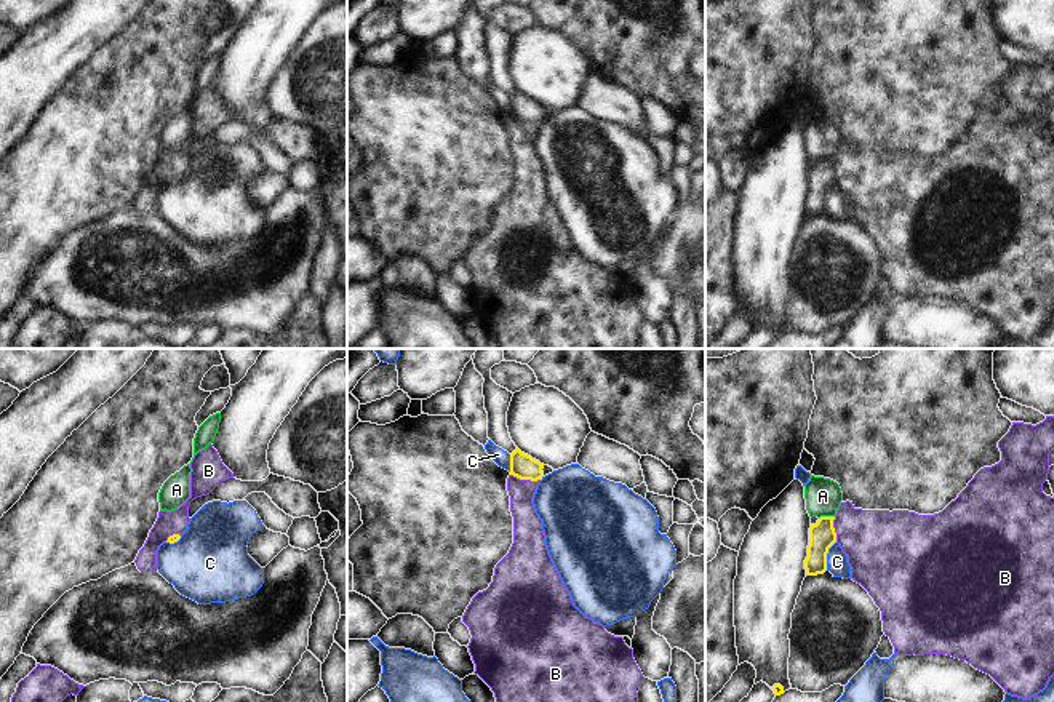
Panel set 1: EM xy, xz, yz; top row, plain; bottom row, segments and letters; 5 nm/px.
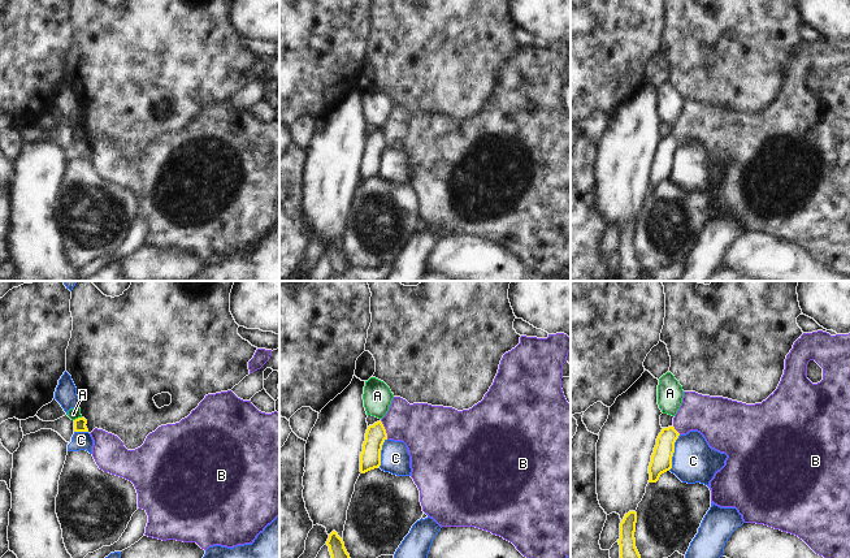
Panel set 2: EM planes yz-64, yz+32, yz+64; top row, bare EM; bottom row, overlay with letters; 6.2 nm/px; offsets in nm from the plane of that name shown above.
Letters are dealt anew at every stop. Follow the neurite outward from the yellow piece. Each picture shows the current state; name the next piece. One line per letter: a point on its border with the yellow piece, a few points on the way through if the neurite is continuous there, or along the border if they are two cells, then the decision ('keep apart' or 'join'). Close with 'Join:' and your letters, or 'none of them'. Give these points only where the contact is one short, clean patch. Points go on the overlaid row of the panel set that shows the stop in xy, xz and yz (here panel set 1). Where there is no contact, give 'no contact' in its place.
A: contact yz (826, 517); keep apart
B: contact xz (525, 478); border xz (511, 474), (520, 478), (539, 480); keep apart
C: contact yz (826, 555); border yz (835, 541), (829, 549), (826, 570); keep apart
Join: none of them

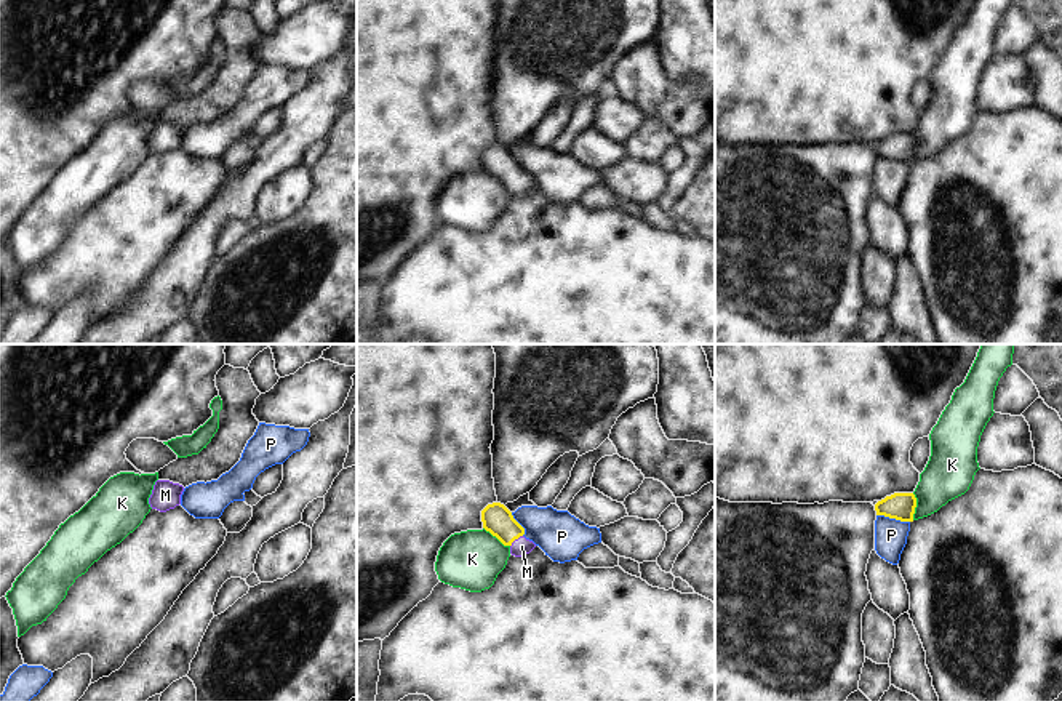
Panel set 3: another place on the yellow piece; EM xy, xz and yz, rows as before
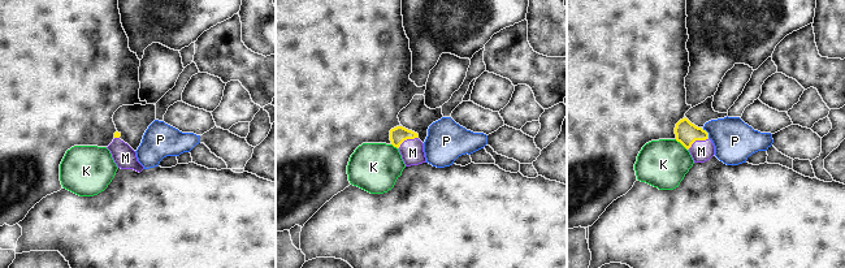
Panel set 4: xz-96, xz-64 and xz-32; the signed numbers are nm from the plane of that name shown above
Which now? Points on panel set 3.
K: contact xz (496, 536); keep apart
M: contact xz (515, 538); way xz (496, 517), (515, 538), (522, 546); join
P: contact yz (893, 517); keep apart
Join: M

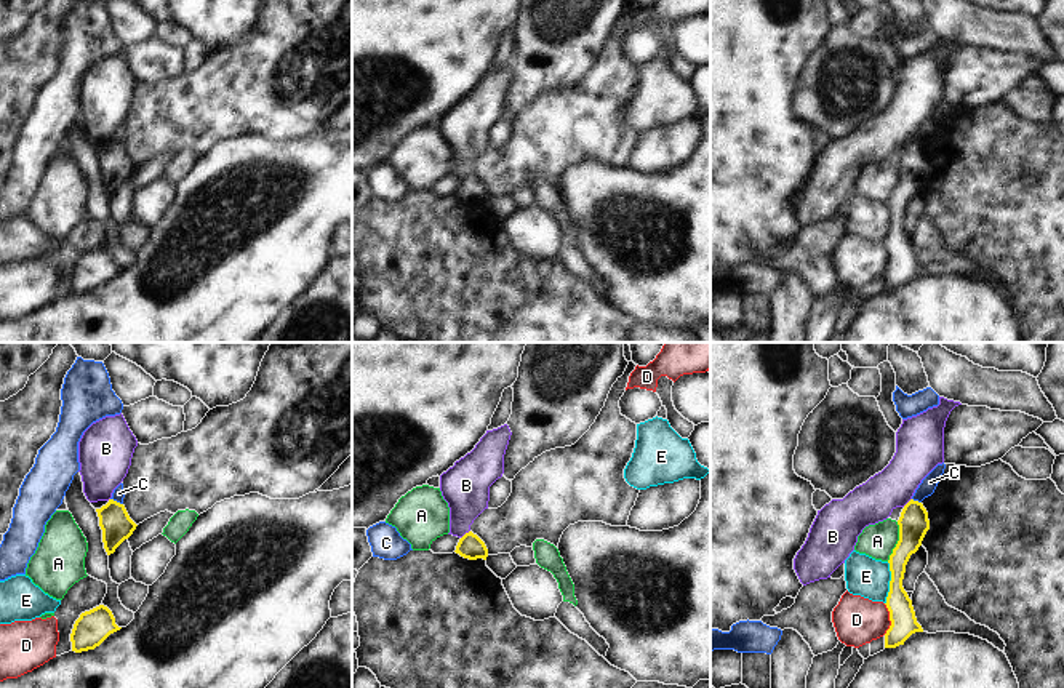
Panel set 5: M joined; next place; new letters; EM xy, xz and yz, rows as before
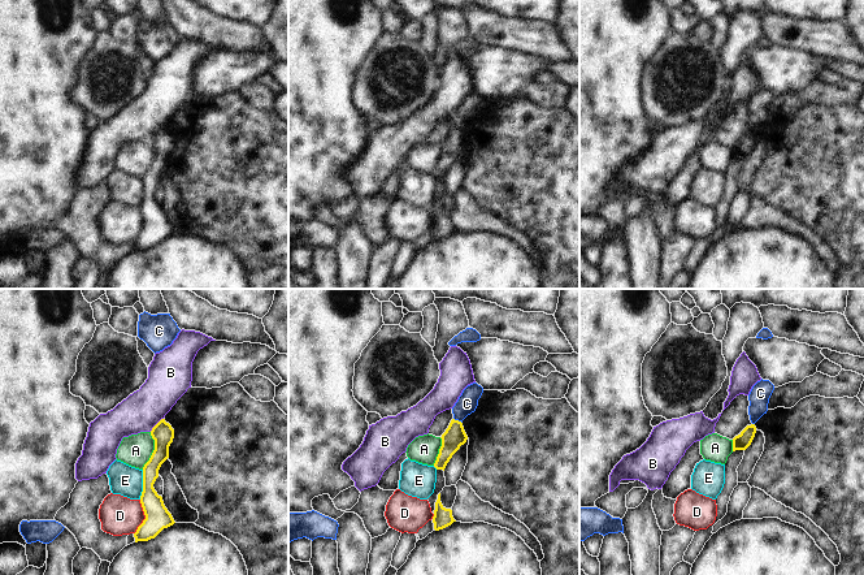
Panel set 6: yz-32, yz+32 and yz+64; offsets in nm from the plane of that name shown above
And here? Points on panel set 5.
A: contact yz (898, 541); border yz (898, 522), (898, 543), (887, 560); keep apart
B: contact xz (464, 535); border xz (469, 530), (461, 538); keep apart
C: contact xy (116, 501); keep apart
D: contact yz (890, 620); keep apart
E: contact yz (890, 583); border yz (888, 562), (890, 591), (885, 604); keep apart
Join: none of them

